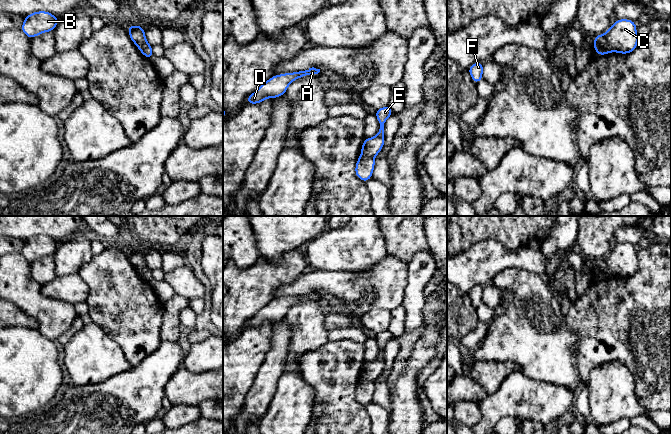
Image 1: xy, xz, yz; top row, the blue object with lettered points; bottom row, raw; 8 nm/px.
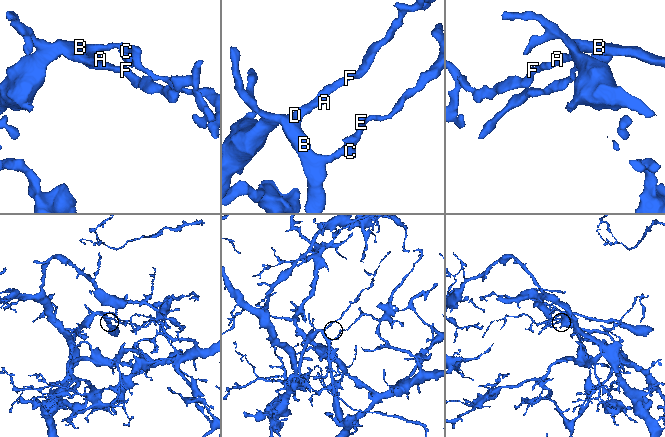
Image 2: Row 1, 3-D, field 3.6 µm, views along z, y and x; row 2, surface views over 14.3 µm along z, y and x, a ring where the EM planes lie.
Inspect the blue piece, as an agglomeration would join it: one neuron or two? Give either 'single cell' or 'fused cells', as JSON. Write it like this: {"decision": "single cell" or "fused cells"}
{"decision": "fused cells"}

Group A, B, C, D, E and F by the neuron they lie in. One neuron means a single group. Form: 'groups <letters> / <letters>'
groups A B C D F / E

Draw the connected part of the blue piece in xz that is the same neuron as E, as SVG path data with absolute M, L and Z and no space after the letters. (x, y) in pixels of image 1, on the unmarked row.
M385 330L376 333L375 340L380 348L380 353L376 360L372 362L364 362L361 372L361 379L366 379L375 382L377 378L383 373L385 361L384 361L384 348L385 345L393 339L393 334L390 330Z

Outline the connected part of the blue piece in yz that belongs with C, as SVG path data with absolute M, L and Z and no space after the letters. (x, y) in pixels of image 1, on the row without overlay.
M617 243L604 257L611 274L620 278L629 278L638 270L637 247L630 243Z

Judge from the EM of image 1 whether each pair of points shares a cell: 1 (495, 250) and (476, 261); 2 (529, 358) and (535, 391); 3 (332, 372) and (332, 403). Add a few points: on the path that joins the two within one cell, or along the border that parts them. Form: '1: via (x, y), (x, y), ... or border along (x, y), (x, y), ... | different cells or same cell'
1: via (490, 255), (481, 261) | same cell
2: border along (520, 370), (530, 377), (556, 385) | different cells
3: via (332, 380), (330, 384), (332, 386), (332, 395) | same cell

